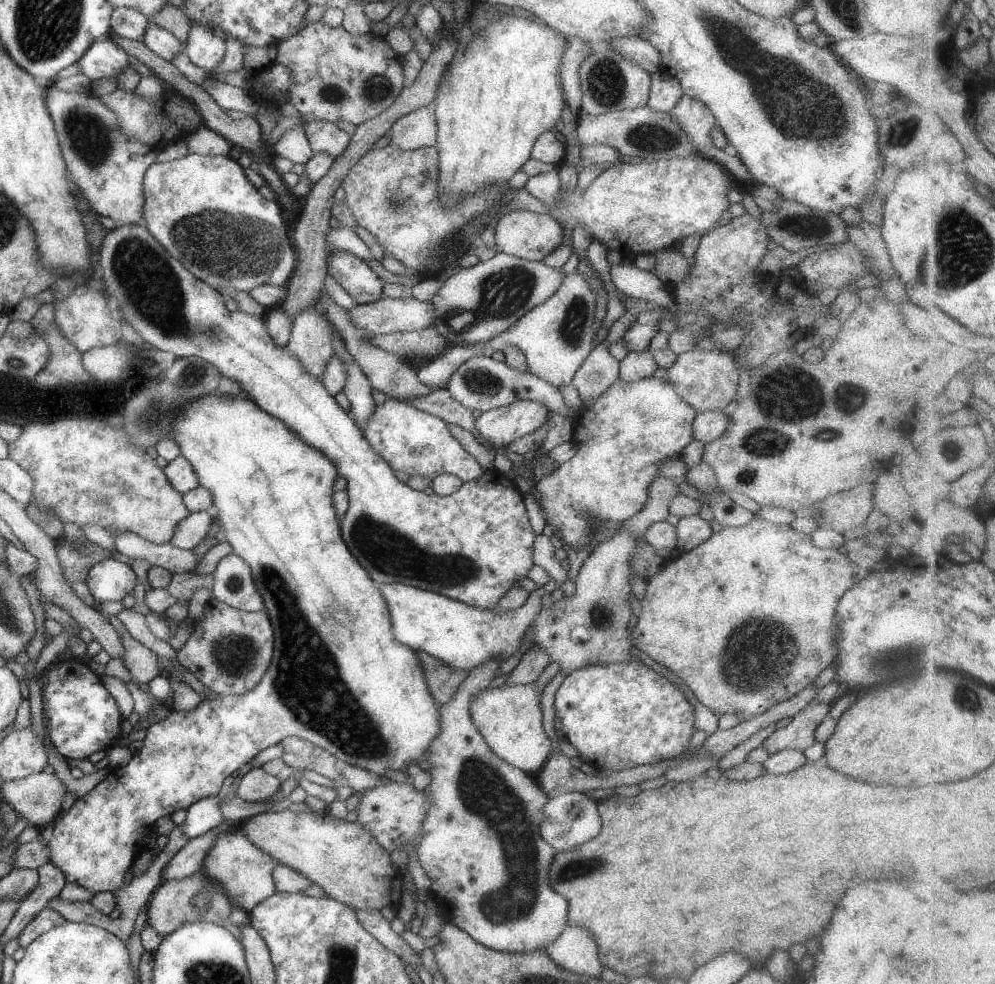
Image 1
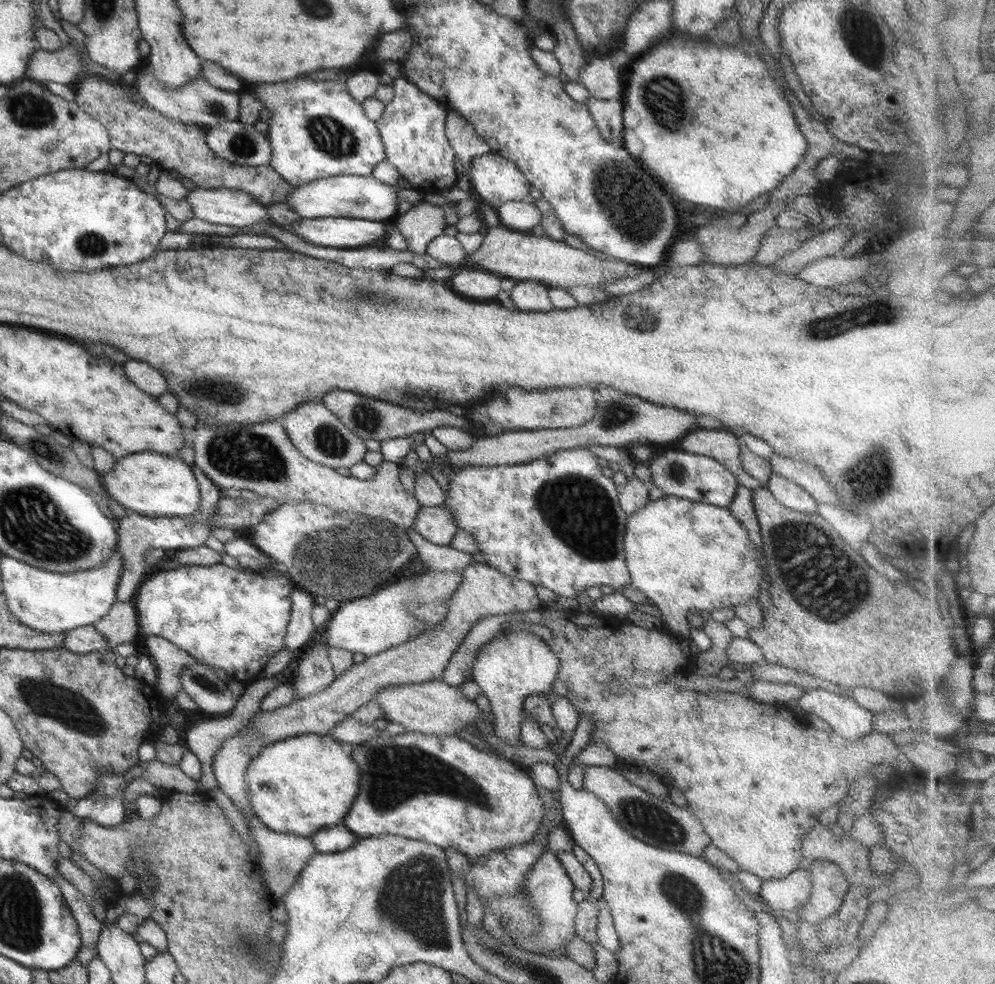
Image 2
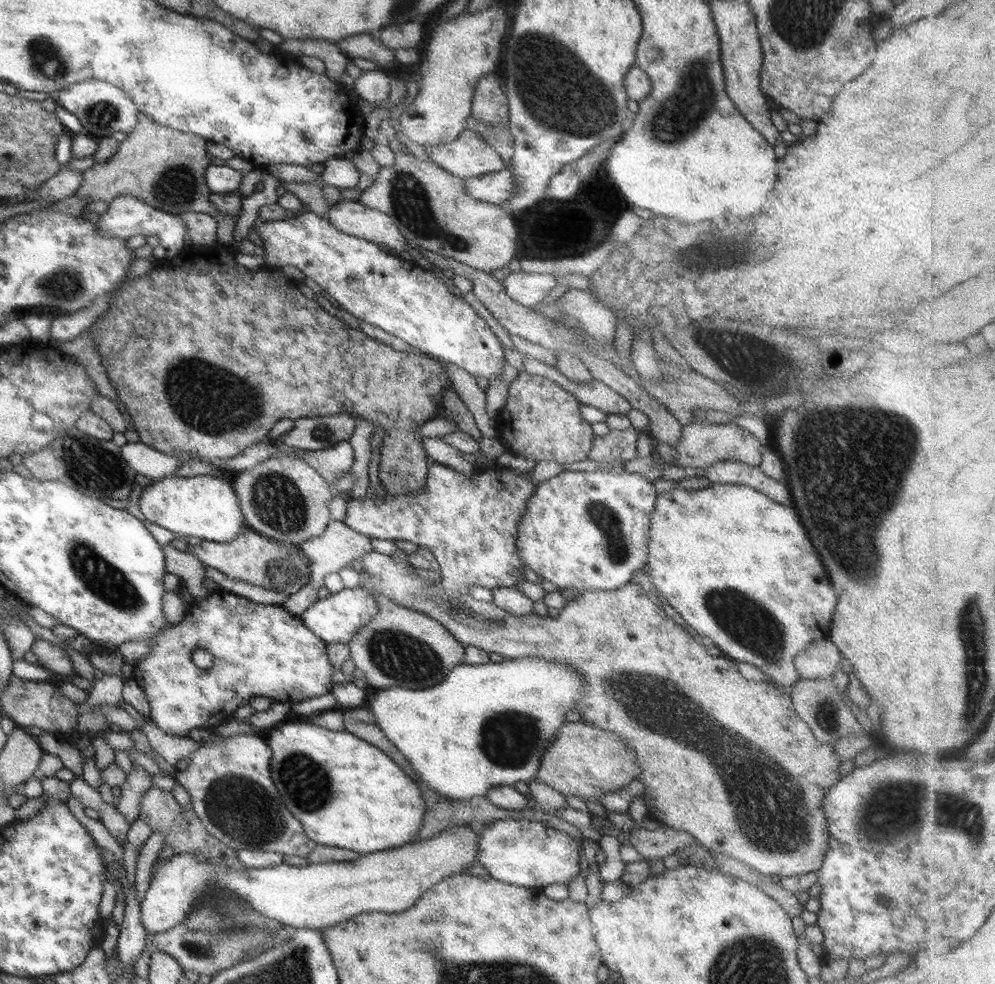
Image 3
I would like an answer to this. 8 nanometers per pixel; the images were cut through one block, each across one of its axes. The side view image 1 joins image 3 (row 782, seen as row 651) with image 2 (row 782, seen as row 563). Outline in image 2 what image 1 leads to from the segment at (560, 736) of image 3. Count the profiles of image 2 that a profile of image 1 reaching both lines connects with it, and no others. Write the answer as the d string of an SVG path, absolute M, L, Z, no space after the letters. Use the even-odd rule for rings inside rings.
M606 766L585 767L582 787L601 800L607 812L615 817L615 822L627 834L637 840L657 847L661 850L683 852L691 856L701 857L701 852L709 844L709 836L701 828L700 821L689 812L666 799L655 798L644 788L632 785L619 772Z

